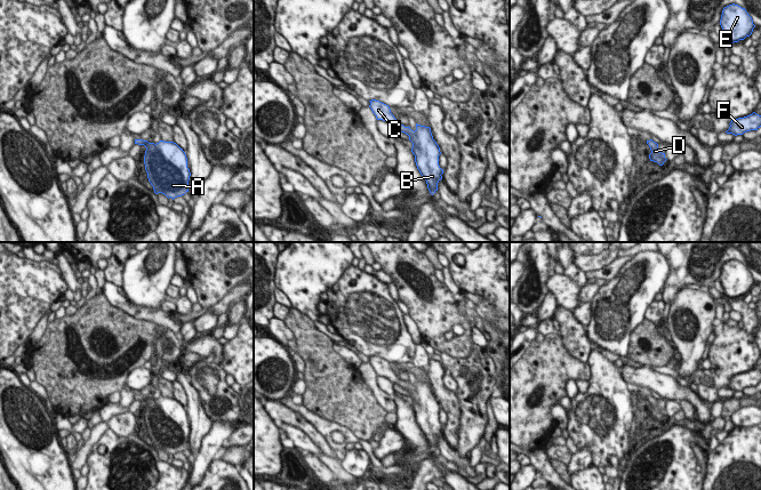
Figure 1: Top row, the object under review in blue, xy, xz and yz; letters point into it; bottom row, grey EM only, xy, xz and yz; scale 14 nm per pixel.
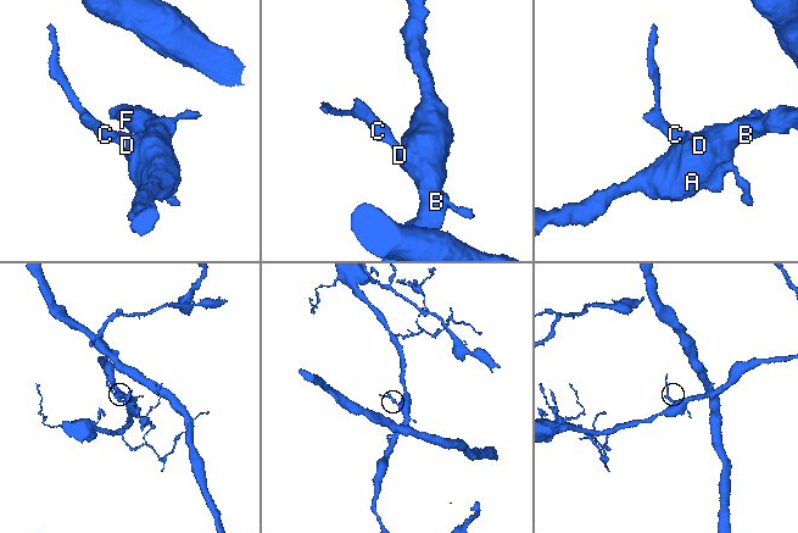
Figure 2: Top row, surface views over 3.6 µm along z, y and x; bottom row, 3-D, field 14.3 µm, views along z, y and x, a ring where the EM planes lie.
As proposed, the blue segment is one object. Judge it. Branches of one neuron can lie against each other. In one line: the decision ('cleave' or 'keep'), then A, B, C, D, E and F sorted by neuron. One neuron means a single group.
keep | A B C D E F

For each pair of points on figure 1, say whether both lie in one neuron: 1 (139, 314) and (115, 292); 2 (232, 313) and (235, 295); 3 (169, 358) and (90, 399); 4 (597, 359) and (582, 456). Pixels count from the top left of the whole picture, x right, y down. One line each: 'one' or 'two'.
1: one
2: two
3: two
4: two

